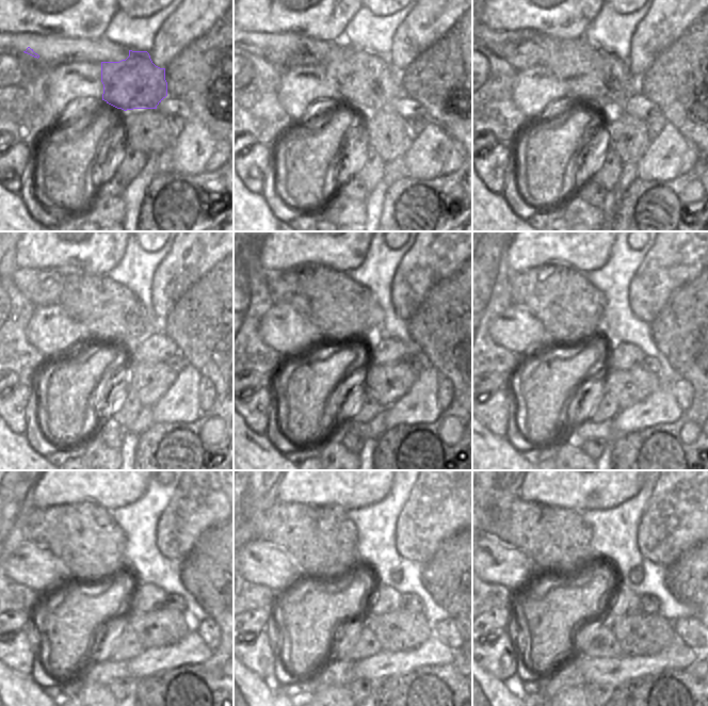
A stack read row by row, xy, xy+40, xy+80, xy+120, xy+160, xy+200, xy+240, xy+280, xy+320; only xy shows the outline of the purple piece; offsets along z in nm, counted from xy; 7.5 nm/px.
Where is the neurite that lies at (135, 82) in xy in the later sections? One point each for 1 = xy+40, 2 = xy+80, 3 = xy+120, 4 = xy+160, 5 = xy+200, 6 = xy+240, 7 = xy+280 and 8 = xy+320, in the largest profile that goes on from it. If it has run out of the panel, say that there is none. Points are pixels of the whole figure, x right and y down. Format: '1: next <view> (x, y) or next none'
1: next xy+40 (366, 81)
2: next xy+80 (592, 74)
3: next xy+120 (109, 310)
4: next xy+160 (341, 308)
5: next xy+200 (569, 306)
6: next xy+240 (85, 536)
7: next xy+280 (322, 539)
8: next xy+320 (554, 539)

